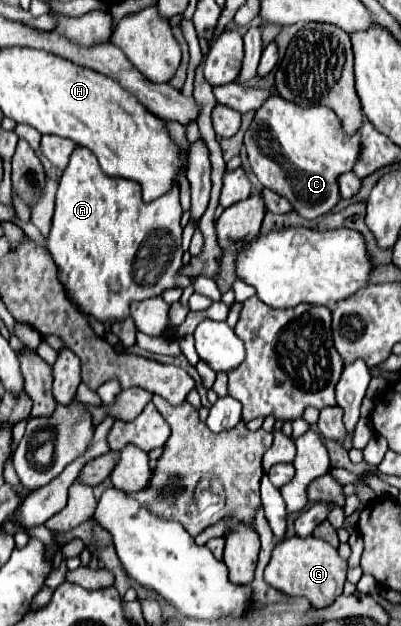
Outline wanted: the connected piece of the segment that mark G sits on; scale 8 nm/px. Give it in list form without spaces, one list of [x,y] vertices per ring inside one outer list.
[[[294,536],[276,544],[272,560],[266,566],[264,580],[282,594],[304,596],[310,600],[314,608],[326,608],[342,594],[342,586],[346,582],[346,568],[348,568],[346,560],[342,560],[336,548],[332,548],[326,540],[314,536],[310,538]]]

